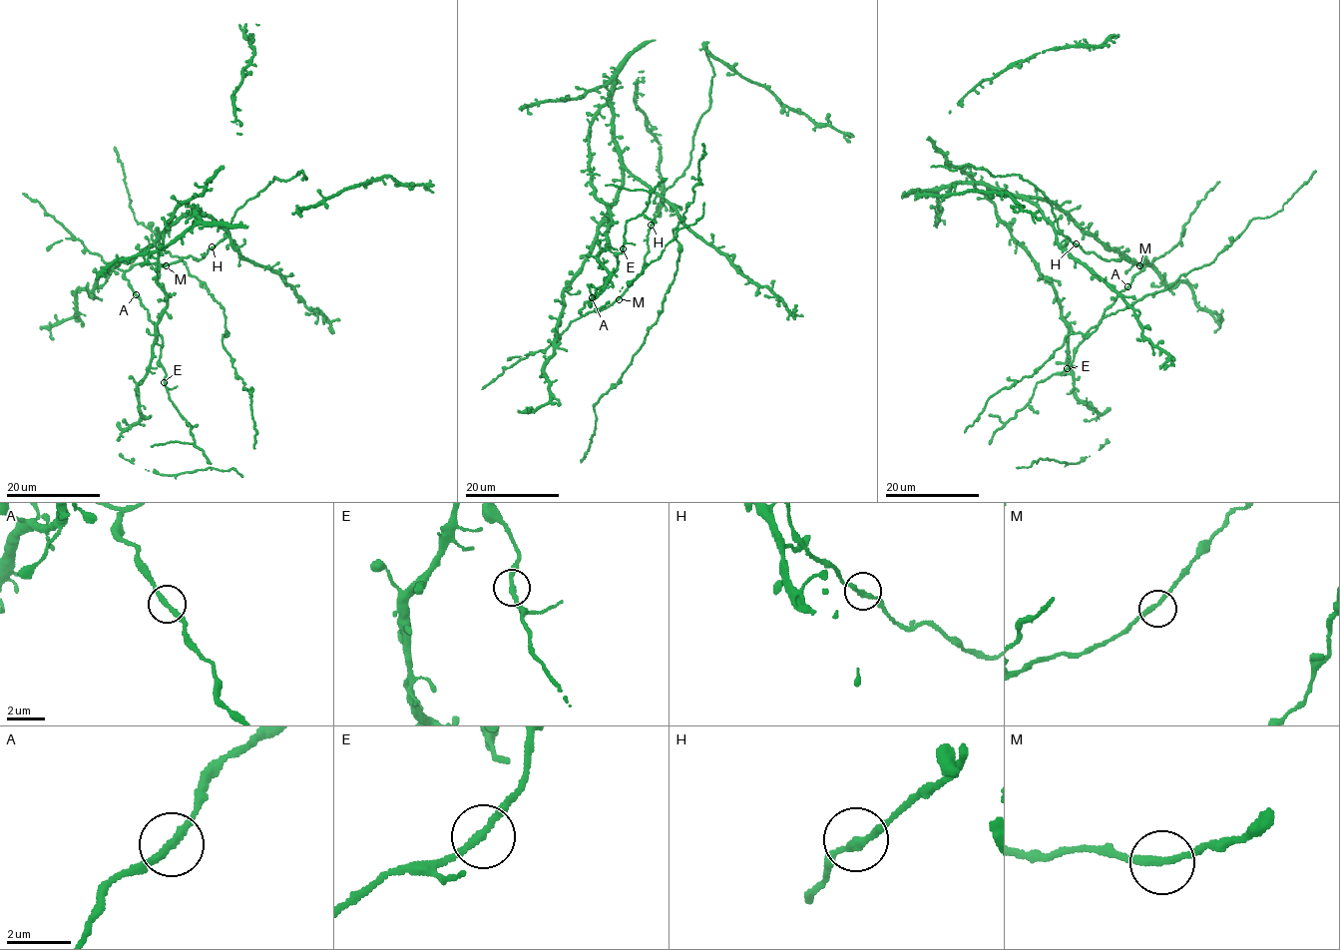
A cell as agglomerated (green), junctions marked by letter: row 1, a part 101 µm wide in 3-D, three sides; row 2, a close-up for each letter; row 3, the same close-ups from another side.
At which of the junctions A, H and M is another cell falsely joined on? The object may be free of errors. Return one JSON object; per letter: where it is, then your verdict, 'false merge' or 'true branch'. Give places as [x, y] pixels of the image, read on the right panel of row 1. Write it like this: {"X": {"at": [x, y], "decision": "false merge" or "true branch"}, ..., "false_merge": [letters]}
{"A": {"at": [1127, 286], "decision": "true branch"}, "H": {"at": [1076, 243], "decision": "true branch"}, "M": {"at": [1139, 265], "decision": "true branch"}, "false_merge": []}

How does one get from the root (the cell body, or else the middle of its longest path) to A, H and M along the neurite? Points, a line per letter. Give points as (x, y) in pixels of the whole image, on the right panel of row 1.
A: (1106, 310), (1119, 292), (1128, 287)
H: (1106, 310), (1148, 261), (1136, 264), (1121, 256), (1105, 260), (1076, 243)
M: (1106, 310), (1134, 276), (1148, 265), (1148, 261), (1139, 265)

